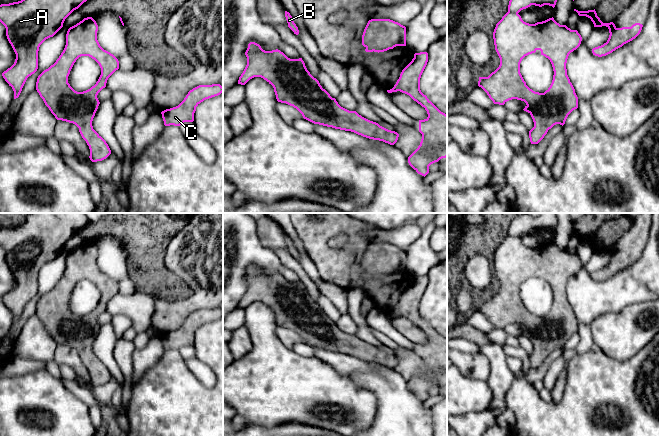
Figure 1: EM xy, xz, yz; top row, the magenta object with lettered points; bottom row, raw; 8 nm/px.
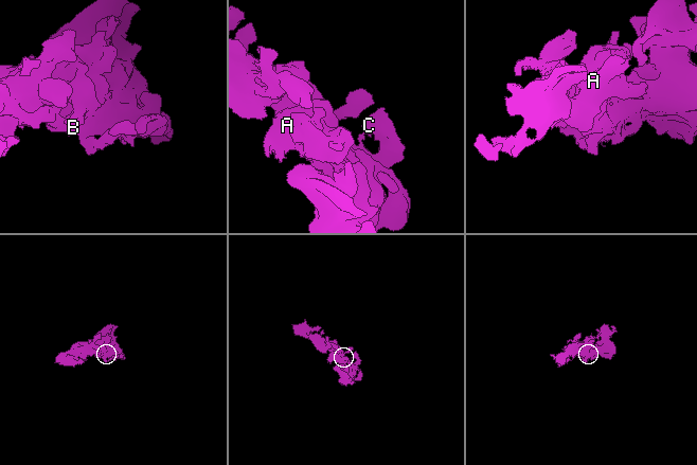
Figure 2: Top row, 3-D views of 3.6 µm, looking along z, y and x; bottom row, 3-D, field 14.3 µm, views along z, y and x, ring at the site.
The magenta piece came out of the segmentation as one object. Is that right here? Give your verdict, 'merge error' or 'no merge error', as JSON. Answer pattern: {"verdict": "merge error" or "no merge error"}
{"verdict": "no merge error"}

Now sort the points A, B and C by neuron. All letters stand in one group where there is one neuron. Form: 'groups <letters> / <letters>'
groups A B C

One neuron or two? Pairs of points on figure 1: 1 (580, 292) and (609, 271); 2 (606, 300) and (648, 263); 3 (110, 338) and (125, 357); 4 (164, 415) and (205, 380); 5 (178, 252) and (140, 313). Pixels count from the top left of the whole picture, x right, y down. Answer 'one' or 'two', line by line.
1: two
2: one
3: two
4: two
5: two

